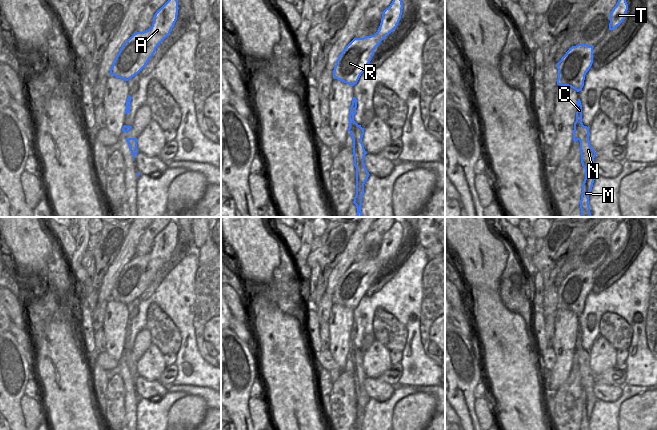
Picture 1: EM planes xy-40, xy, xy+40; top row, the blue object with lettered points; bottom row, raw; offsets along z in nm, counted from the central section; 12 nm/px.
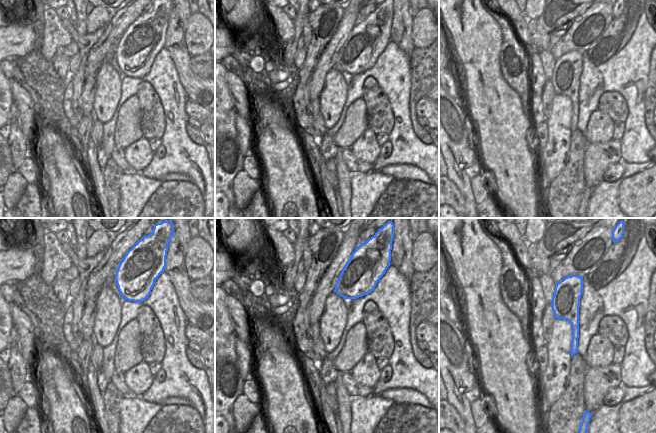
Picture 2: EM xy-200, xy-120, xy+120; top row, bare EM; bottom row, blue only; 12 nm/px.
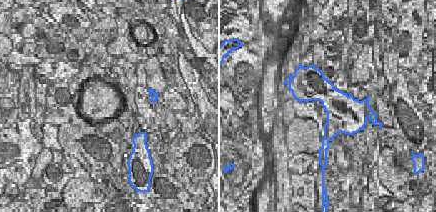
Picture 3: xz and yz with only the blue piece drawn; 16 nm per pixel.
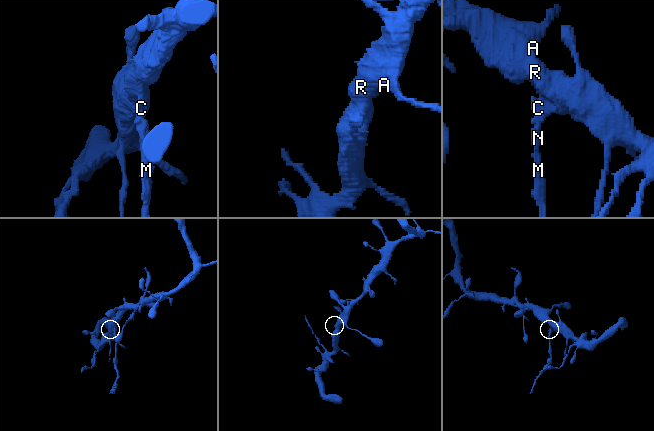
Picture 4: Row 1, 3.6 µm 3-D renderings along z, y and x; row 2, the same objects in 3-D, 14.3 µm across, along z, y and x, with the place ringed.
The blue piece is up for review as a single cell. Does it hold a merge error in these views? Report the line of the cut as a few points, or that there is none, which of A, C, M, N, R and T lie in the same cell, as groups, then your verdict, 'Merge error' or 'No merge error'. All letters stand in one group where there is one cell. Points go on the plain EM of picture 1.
Split along xy (359, 349), (354, 353), (353, 365). Groups: A C R T / M N. Merge error.

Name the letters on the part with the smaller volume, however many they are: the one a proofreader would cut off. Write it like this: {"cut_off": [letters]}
{"cut_off": ["M", "N"]}

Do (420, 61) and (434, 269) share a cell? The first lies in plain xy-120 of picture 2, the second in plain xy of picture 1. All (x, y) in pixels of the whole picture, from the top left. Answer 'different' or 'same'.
same

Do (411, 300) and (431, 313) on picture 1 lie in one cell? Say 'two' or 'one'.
two

